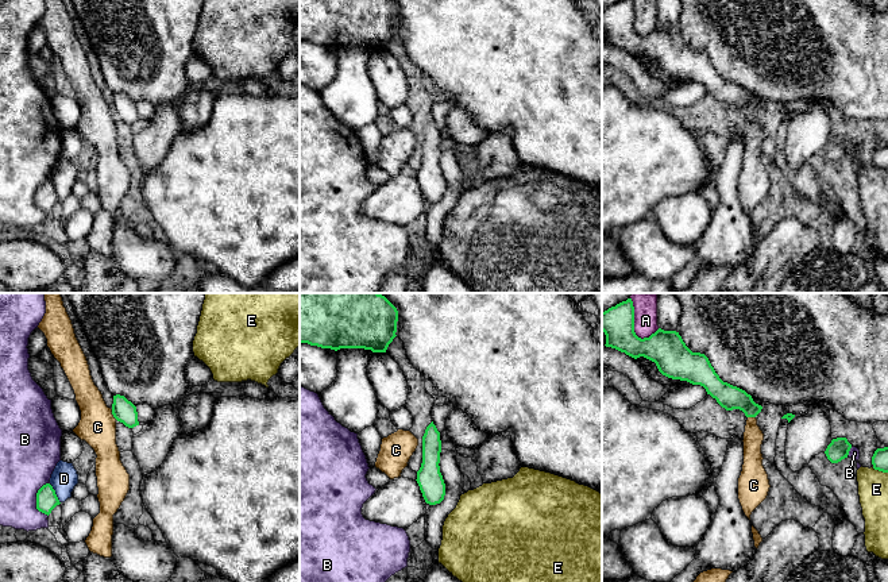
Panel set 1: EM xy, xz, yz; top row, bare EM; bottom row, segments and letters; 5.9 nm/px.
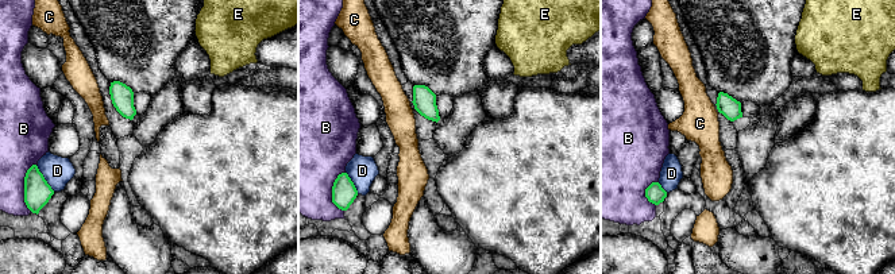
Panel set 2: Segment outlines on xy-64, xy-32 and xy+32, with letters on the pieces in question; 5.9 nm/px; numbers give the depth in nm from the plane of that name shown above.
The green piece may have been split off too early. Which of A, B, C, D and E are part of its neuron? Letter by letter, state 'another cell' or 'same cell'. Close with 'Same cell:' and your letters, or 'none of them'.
A: another cell
B: another cell
C: another cell
D: another cell
E: another cell
Same cell: none of them

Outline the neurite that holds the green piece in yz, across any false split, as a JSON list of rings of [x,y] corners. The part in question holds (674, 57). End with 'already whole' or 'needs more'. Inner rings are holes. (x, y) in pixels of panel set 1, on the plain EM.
[[[619,0],[602,9],[602,28],[606,32],[606,45],[634,57],[646,55],[668,76],[703,84],[726,108],[740,107],[746,115],[756,115],[762,107],[745,88],[723,80],[709,55],[692,50],[679,30],[659,26],[649,35],[638,35],[634,30],[633,0]]]; already whole

